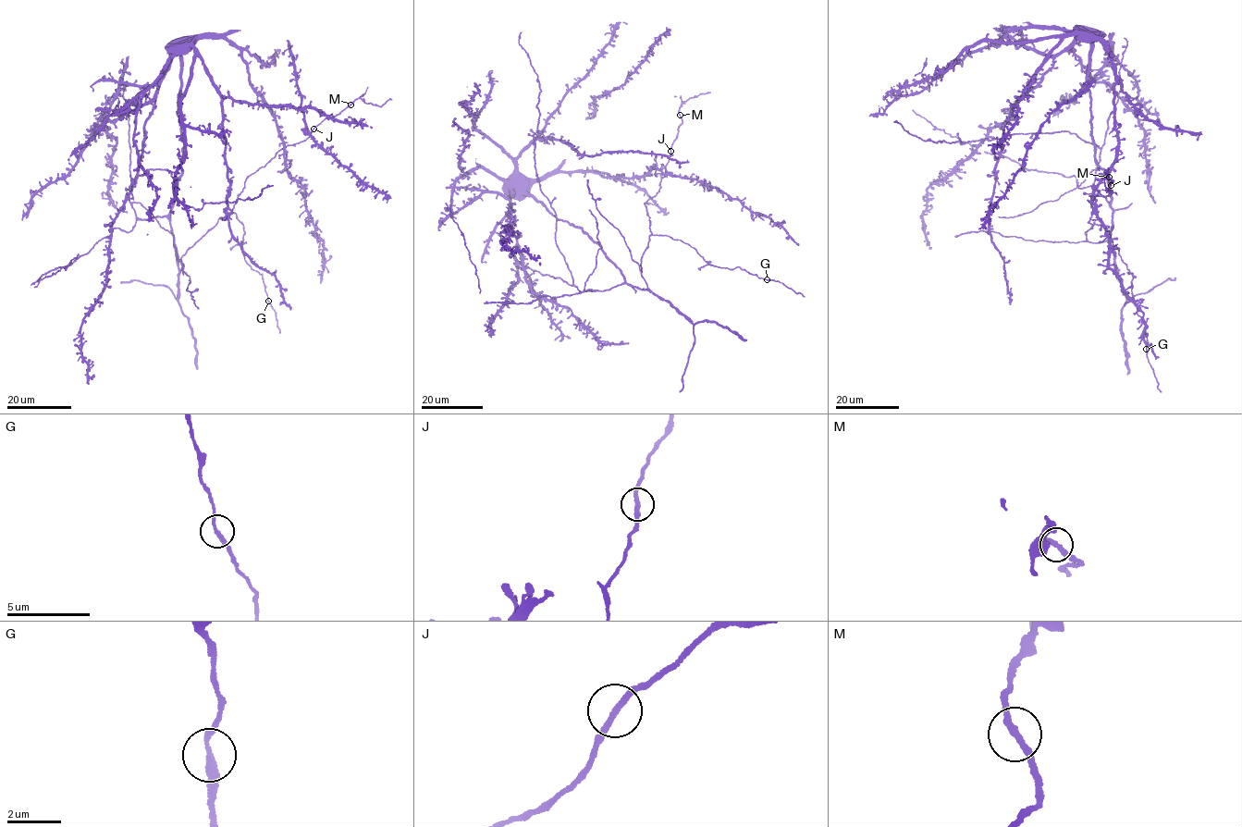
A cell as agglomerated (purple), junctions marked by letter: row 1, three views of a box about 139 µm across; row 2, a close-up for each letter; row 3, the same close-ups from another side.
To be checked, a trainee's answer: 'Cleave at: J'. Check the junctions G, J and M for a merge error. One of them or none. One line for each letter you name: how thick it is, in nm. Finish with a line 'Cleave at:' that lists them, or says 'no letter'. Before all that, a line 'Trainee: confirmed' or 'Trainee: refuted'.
Trainee: refuted
Cleave at: no letter

